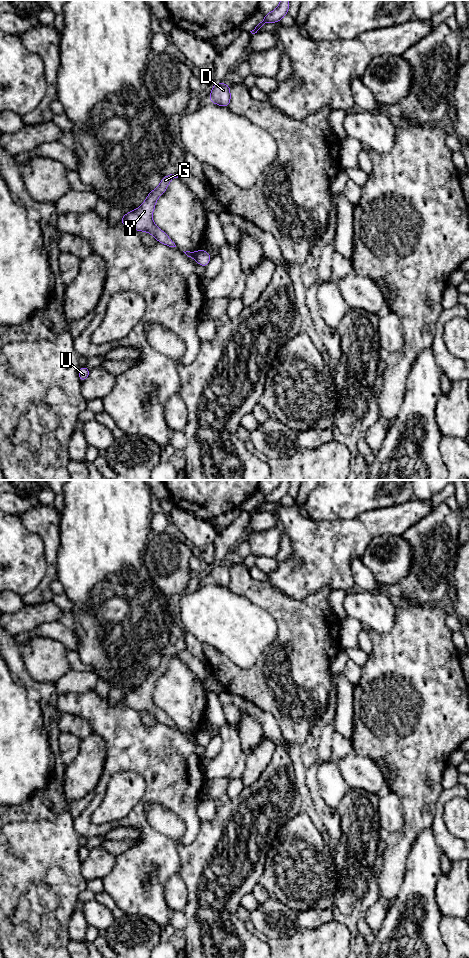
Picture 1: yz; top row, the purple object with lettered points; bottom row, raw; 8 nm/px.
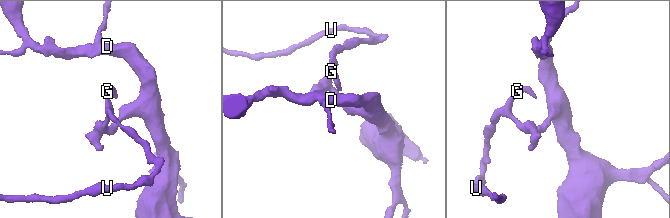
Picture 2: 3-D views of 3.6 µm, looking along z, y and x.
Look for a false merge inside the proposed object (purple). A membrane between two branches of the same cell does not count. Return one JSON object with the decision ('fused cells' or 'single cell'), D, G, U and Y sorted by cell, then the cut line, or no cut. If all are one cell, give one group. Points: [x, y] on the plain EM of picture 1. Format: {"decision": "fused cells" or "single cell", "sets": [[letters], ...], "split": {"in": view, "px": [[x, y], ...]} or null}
{"decision": "fused cells", "sets": [["D"], ["G", "U", "Y"]], "split": {"in": "yz", "px": [[198, 731], [195, 739]]}}

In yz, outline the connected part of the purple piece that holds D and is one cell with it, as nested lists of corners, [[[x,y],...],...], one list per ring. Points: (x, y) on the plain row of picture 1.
[[[225,563],[214,564],[208,580],[228,588],[231,580],[230,566]]]

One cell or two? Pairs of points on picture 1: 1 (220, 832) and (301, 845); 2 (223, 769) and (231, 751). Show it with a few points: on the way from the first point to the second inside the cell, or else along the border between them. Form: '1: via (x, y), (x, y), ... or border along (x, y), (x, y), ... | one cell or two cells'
1: border along (287, 821), (277, 832), (265, 863) | two cells
2: via (227, 765), (231, 755) | one cell

